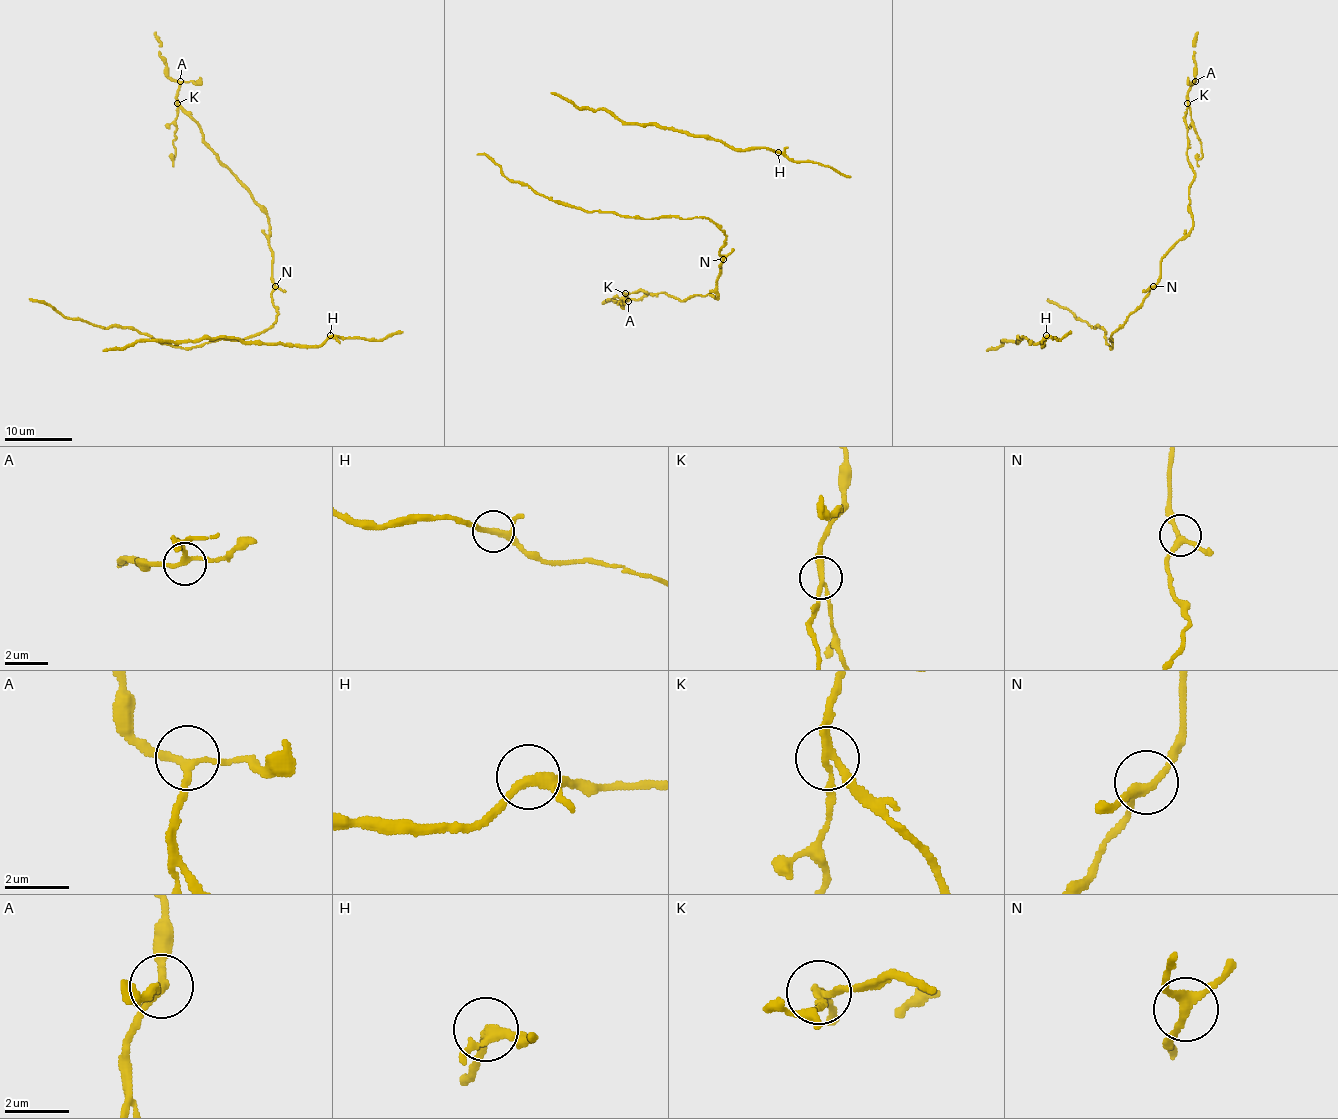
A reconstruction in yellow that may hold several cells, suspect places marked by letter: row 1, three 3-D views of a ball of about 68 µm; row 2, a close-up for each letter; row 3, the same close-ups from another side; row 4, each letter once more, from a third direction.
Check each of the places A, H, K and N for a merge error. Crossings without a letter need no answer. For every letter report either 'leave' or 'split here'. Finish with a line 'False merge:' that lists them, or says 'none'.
A: leave
H: leave
K: split here
N: leave
False merge: K

